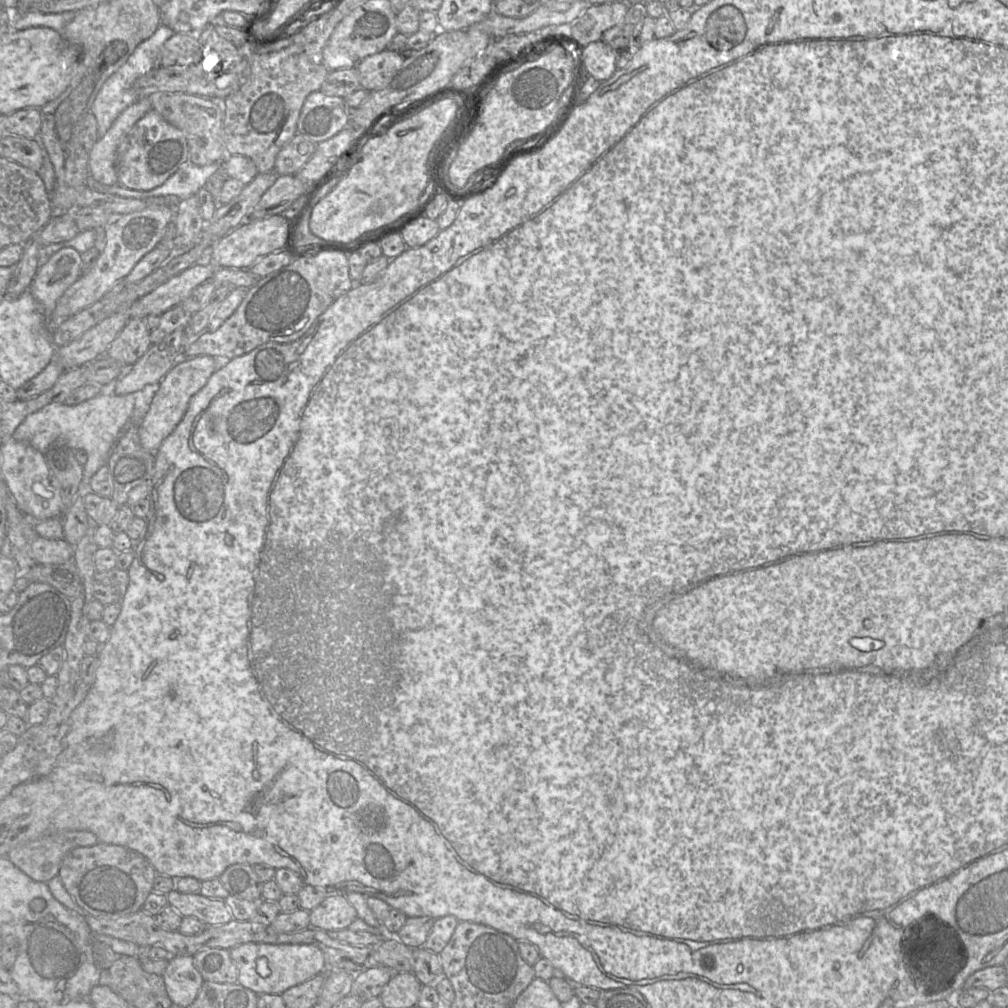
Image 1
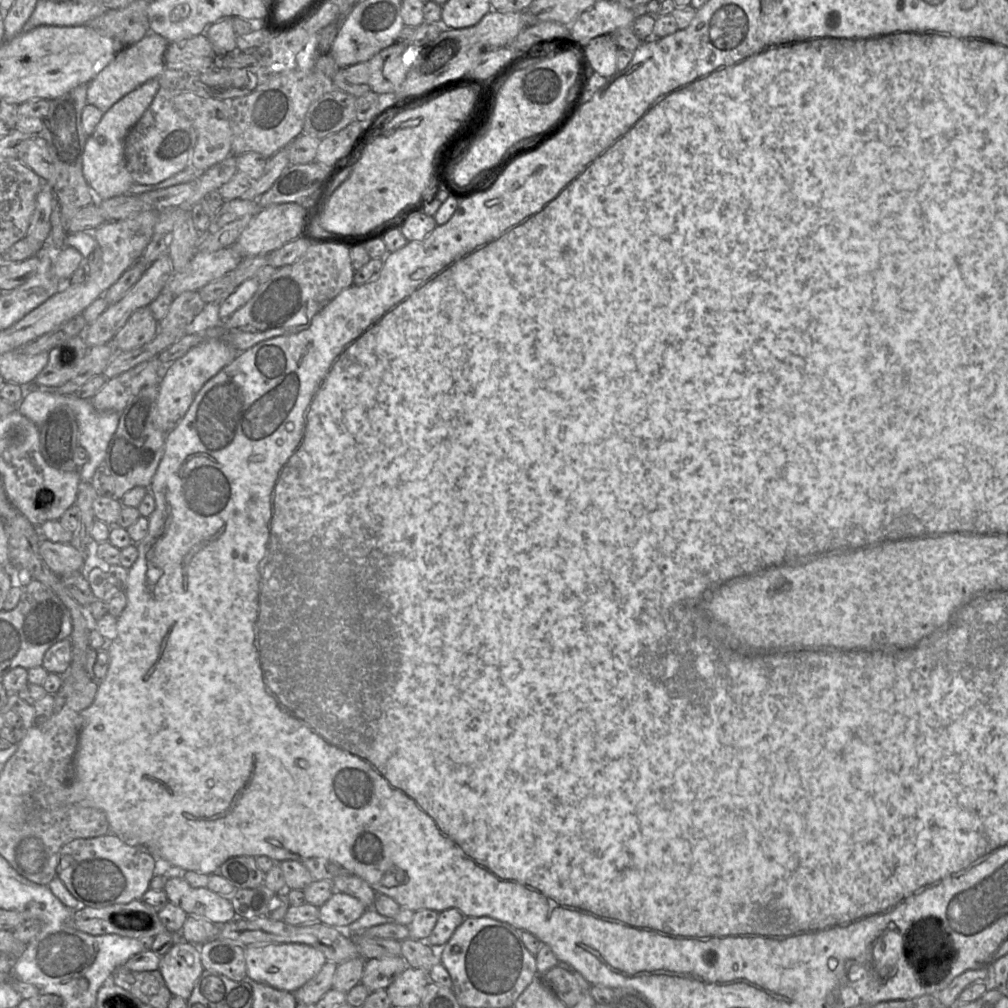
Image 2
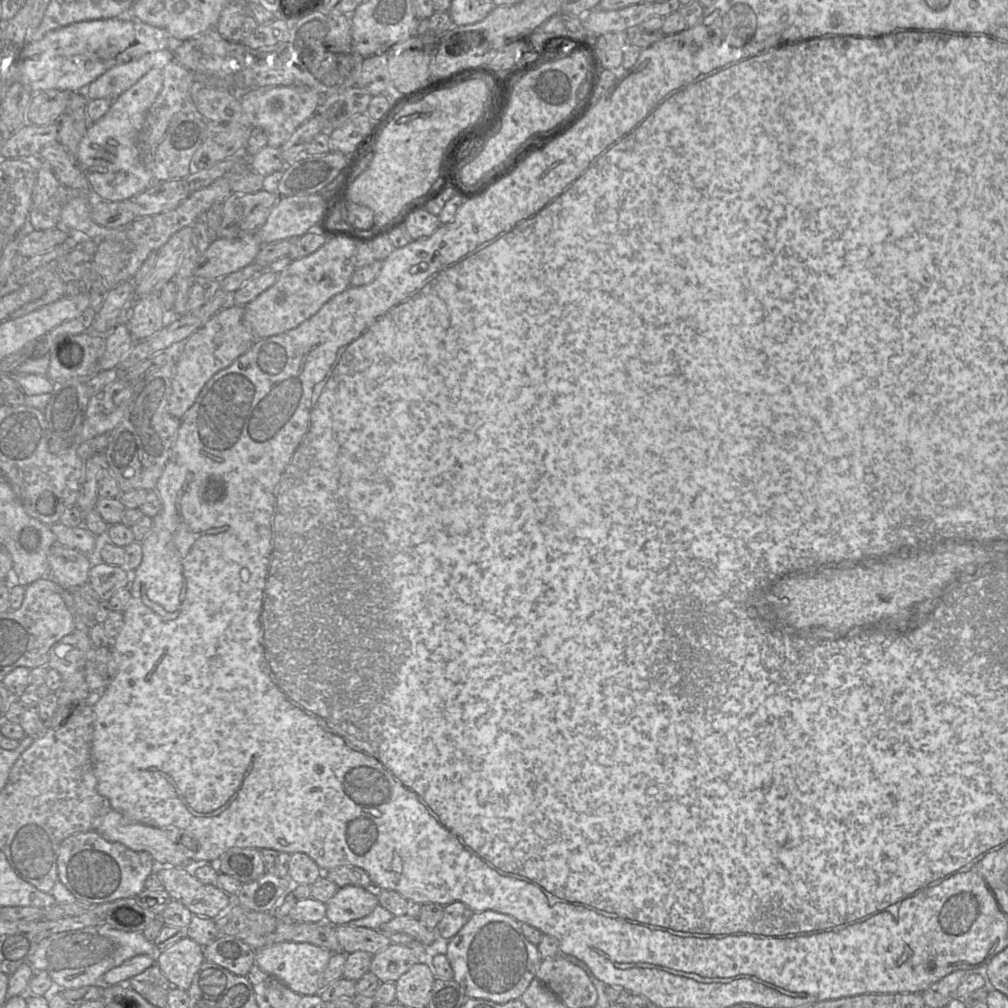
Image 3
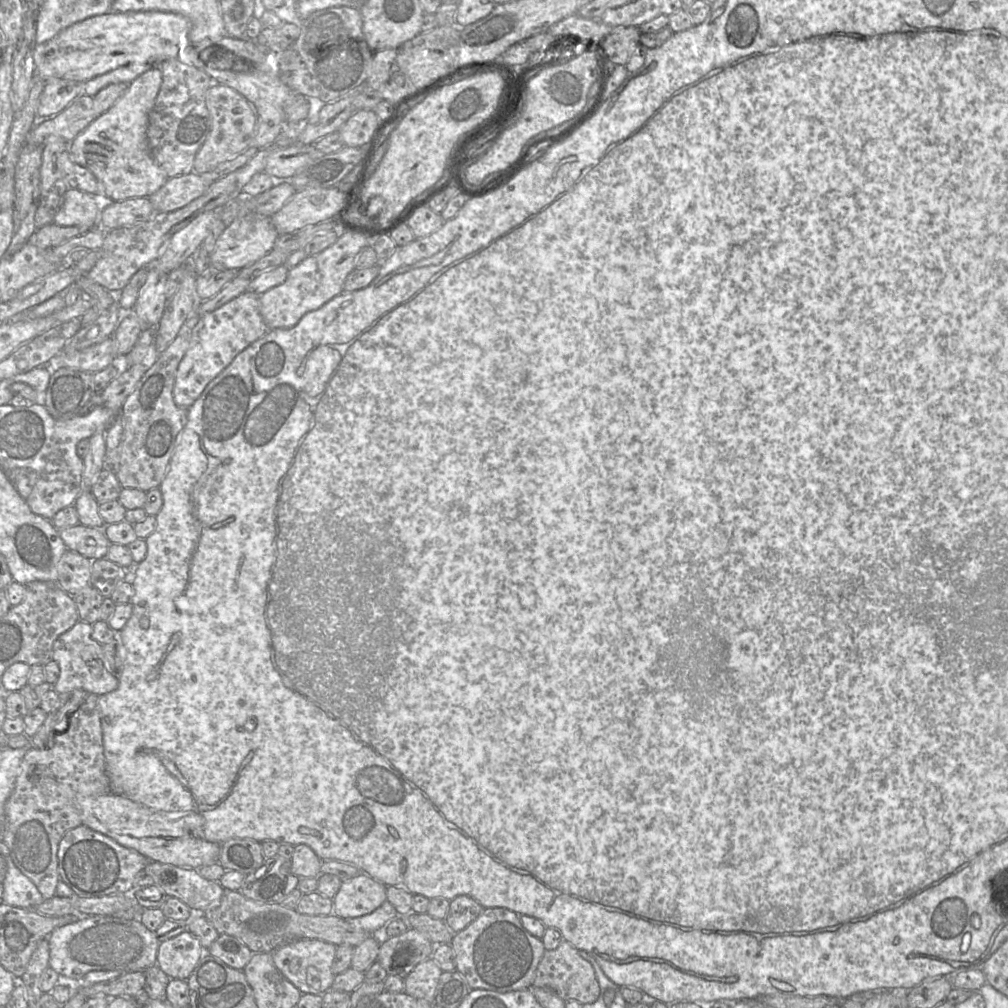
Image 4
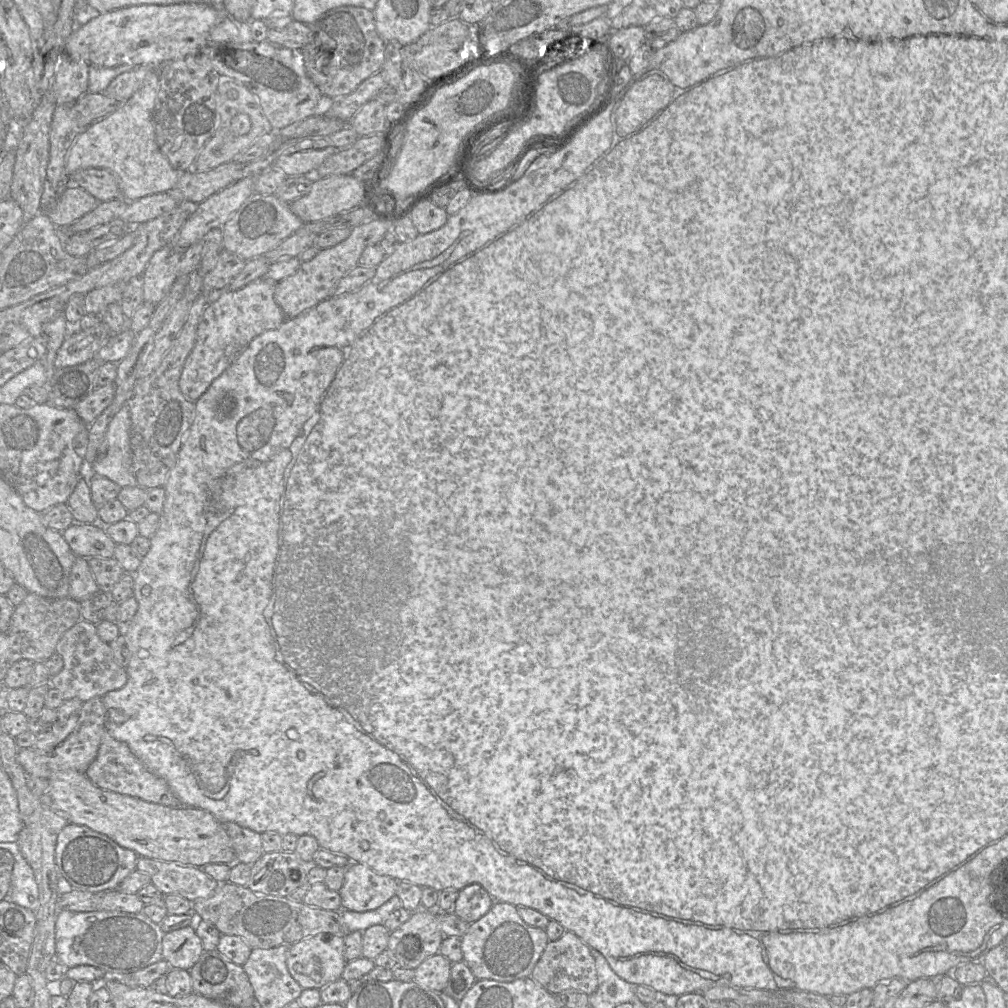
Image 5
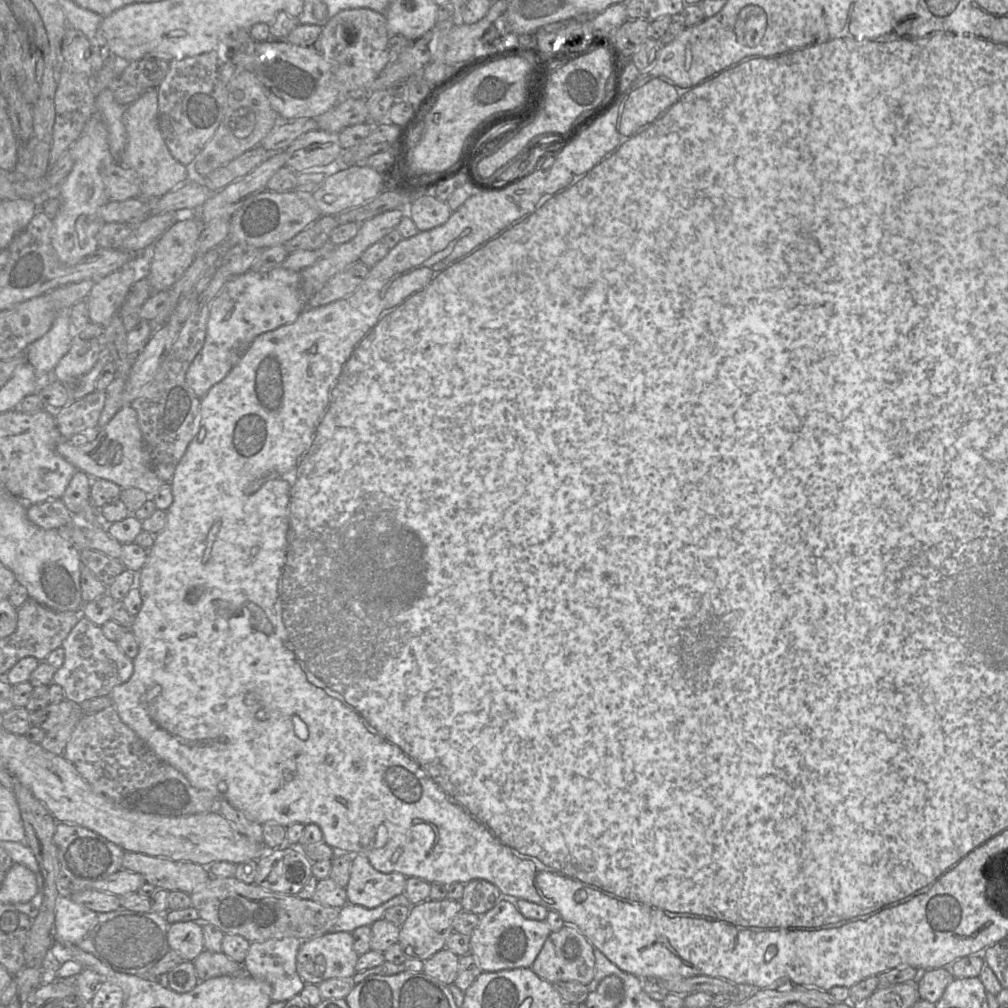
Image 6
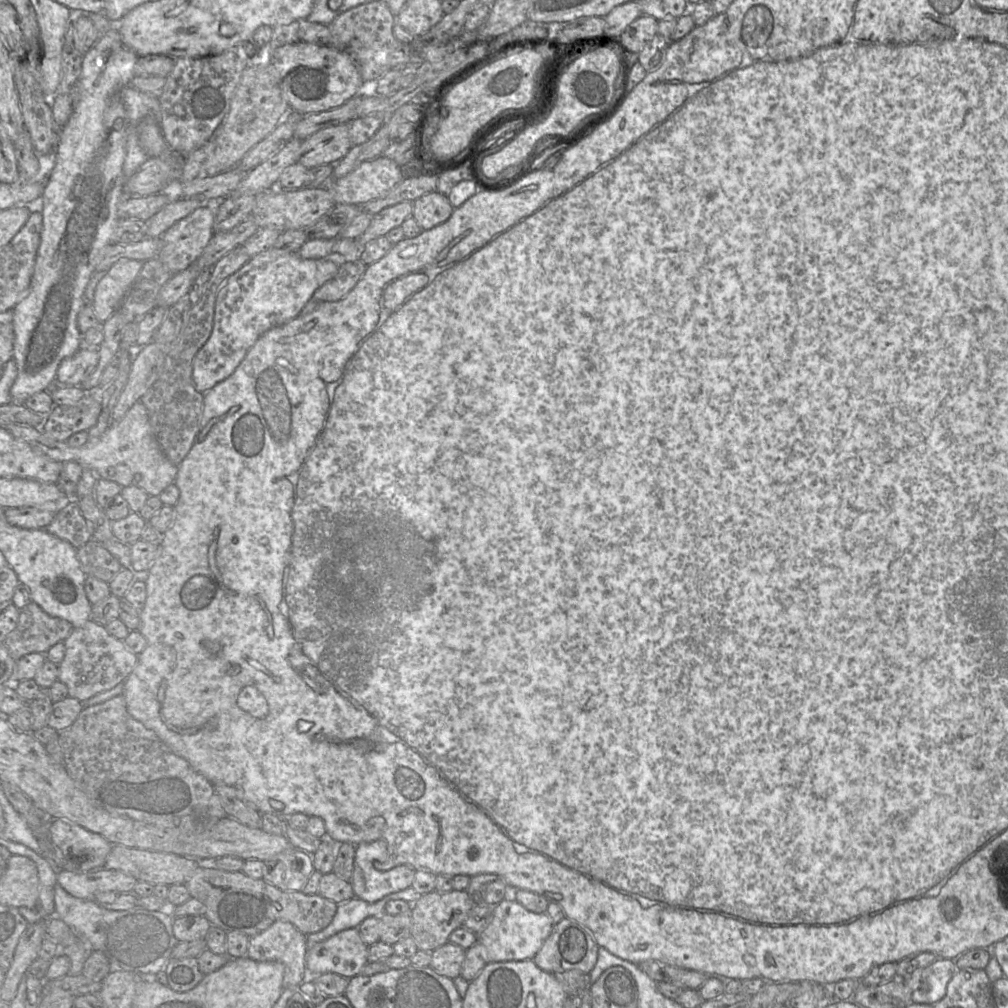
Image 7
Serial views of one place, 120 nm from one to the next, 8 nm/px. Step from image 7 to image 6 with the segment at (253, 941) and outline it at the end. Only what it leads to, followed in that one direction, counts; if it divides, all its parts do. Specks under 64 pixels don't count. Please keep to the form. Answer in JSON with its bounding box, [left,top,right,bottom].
[243,937,305,1001]

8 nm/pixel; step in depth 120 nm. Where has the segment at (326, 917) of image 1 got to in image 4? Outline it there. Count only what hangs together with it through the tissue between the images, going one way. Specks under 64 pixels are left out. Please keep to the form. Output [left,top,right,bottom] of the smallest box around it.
[333,874,387,919]

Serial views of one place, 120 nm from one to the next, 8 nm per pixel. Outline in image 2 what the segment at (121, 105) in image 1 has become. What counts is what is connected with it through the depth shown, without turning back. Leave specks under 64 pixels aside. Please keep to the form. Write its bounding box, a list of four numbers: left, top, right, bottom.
[87,32,169,113]

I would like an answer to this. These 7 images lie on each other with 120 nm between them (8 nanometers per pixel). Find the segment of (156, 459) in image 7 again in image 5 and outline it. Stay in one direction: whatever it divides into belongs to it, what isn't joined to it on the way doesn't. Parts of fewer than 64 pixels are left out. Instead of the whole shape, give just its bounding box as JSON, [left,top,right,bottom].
[87,404,137,487]

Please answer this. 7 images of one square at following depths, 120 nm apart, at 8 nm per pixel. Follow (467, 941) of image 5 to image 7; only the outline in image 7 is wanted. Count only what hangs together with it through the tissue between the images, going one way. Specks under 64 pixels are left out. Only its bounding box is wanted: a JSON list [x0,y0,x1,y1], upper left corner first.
[478,899,554,963]

